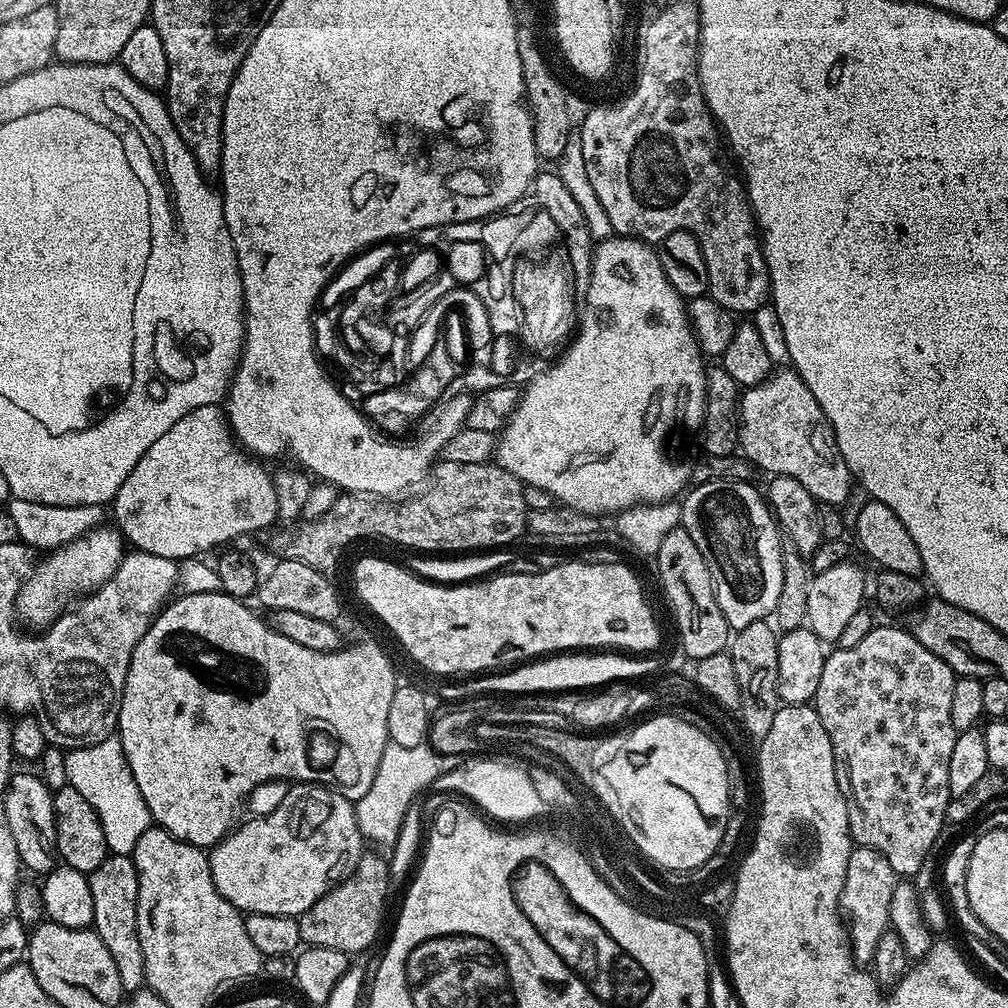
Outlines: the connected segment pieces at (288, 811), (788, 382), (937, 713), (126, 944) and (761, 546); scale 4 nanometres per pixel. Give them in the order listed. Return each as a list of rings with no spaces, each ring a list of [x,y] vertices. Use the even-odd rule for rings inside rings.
[[[296,782],[291,786],[293,788],[265,816],[256,816],[245,824],[237,823],[207,853],[210,874],[214,878],[214,886],[218,886],[218,894],[222,894],[222,898],[230,901],[241,913],[298,918],[314,901],[325,896],[333,882],[347,876],[362,854],[356,810],[353,801],[348,801],[343,791],[315,782]]]
[[[795,370],[787,371],[773,371],[759,383],[754,383],[741,391],[738,401],[739,449],[757,469],[765,468],[768,474],[798,478],[798,482],[802,482],[802,486],[806,486],[806,490],[810,490],[812,497],[820,504],[842,506],[854,477],[848,471],[848,464],[838,450],[832,423],[826,418],[822,406],[818,406],[818,398],[814,398],[810,386],[802,382],[802,378]]]
[[[874,626],[862,642],[854,642],[854,646],[840,646],[829,651],[826,658],[826,666],[822,666],[822,678],[818,678],[818,690],[814,697],[814,707],[818,718],[822,718],[822,726],[826,726],[826,734],[830,742],[834,745],[834,751],[844,764],[848,767],[848,784],[846,780],[846,795],[850,801],[848,805],[848,825],[852,831],[852,839],[857,845],[876,848],[884,855],[886,862],[897,872],[897,875],[912,878],[912,875],[924,864],[924,859],[928,856],[928,851],[936,844],[936,839],[940,836],[940,831],[946,825],[948,814],[948,801],[950,799],[951,774],[948,773],[950,754],[954,751],[954,742],[958,729],[952,721],[952,711],[950,702],[954,696],[954,682],[957,673],[949,664],[922,646],[922,642],[917,636],[913,636],[911,631],[900,628],[880,628]]]
[[[109,854],[92,872],[87,873],[90,882],[90,895],[94,898],[94,918],[91,927],[102,938],[114,966],[118,966],[120,981],[125,990],[132,990],[145,979],[142,942],[138,942],[138,874],[131,856]],[[136,984],[136,985],[135,985]]]
[[[709,478],[683,497],[680,520],[708,558],[716,597],[729,625],[737,629],[771,617],[782,590],[782,532],[768,501],[747,480]]]

